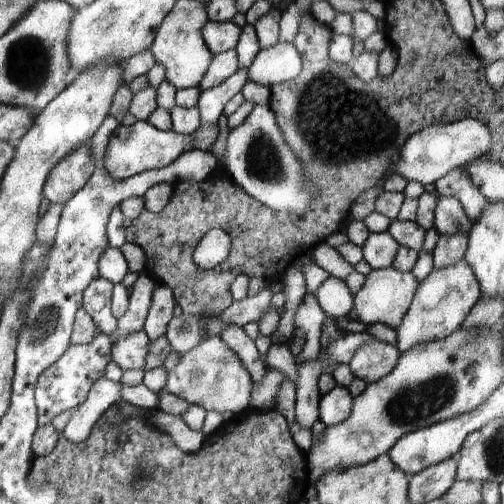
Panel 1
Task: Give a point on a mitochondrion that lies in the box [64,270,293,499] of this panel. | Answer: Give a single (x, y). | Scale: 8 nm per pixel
(145, 467)

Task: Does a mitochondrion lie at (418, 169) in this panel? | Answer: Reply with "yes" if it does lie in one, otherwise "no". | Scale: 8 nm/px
no

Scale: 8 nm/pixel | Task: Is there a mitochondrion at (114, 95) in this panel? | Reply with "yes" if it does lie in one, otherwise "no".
no

